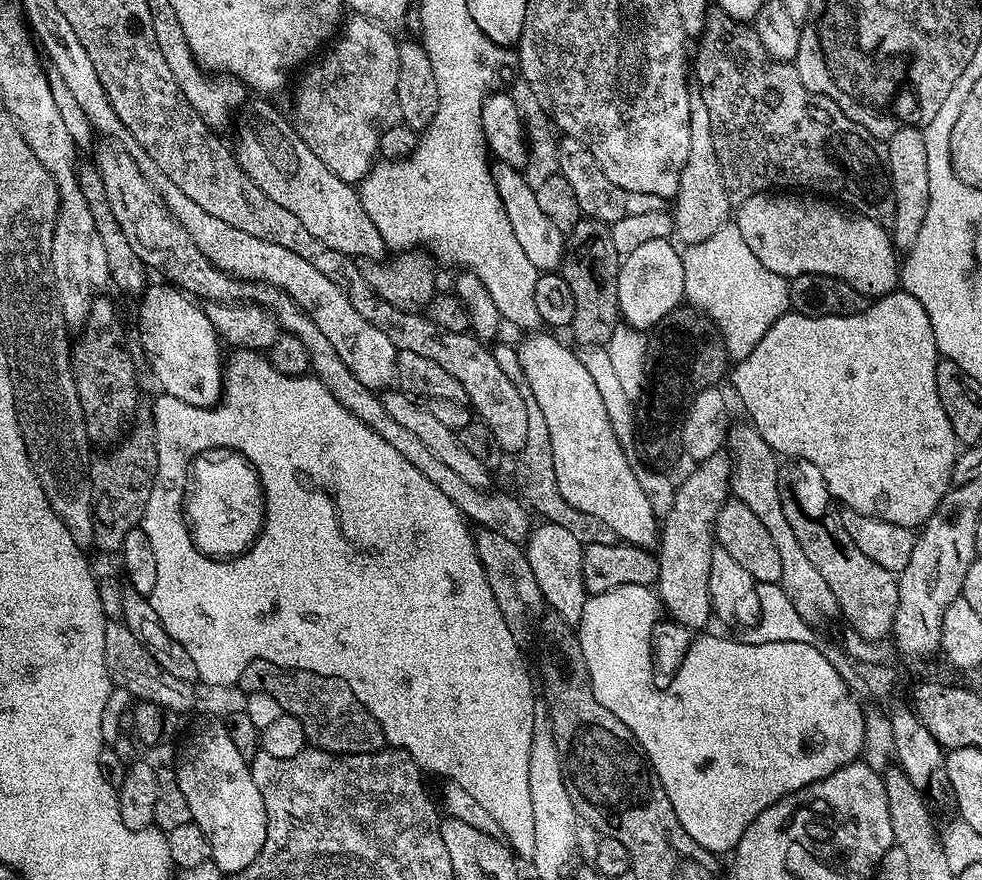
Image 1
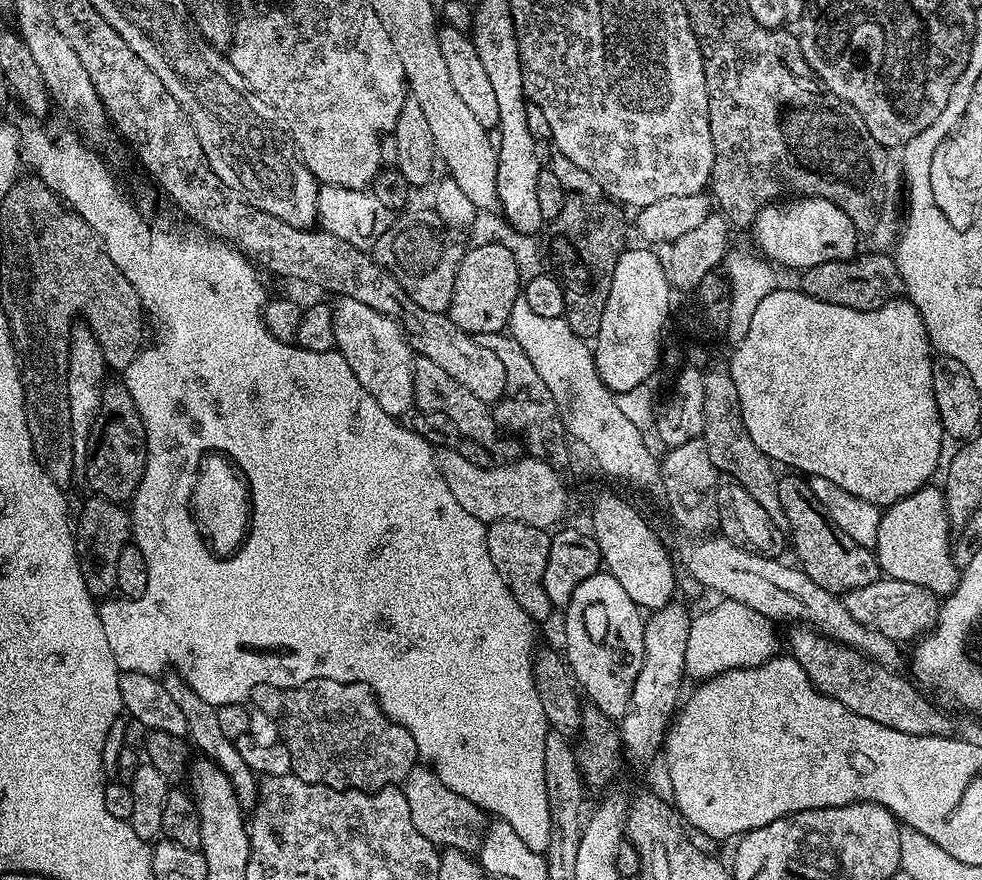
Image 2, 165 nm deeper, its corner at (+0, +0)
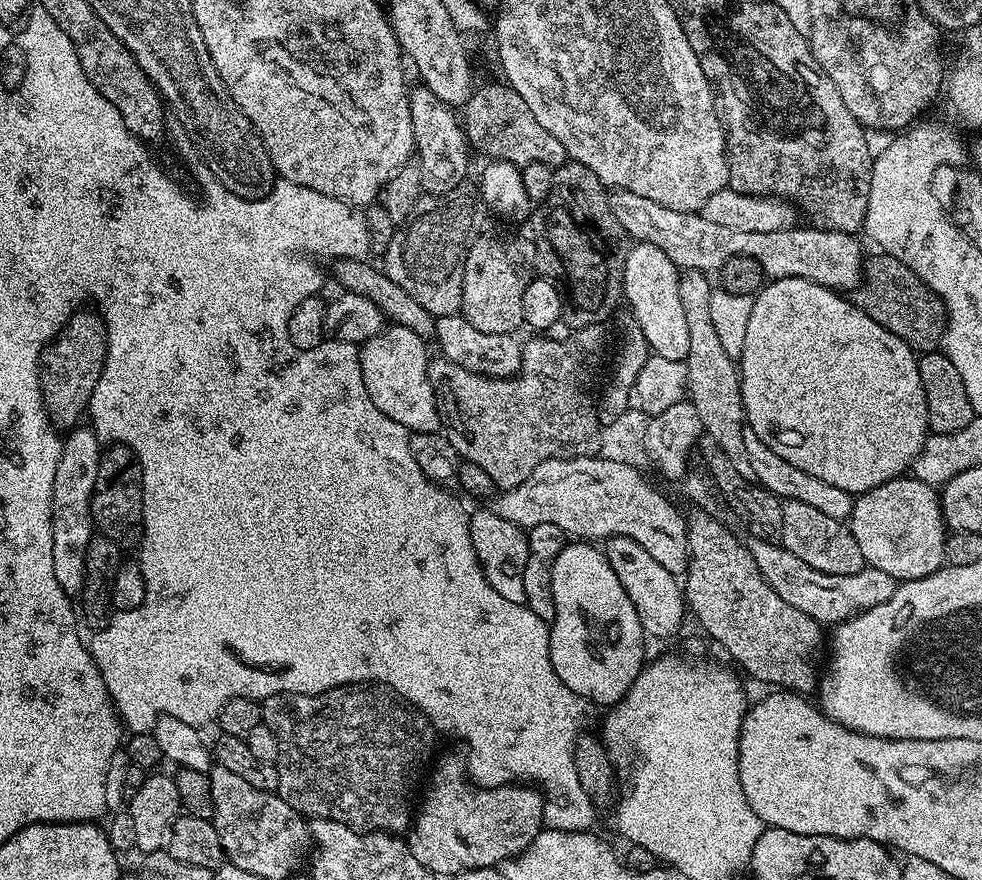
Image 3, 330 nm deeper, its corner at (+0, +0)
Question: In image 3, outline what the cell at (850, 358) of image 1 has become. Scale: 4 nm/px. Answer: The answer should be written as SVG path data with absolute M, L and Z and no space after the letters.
M798 278L772 280L765 283L754 296L750 323L746 325L746 342L742 346L742 354L738 361L740 393L747 427L752 428L762 443L770 446L774 454L778 454L778 458L790 462L790 466L798 466L798 470L806 470L806 474L814 474L814 478L822 478L822 482L830 482L830 486L838 486L838 490L861 494L870 491L872 487L880 487L896 477L903 477L916 461L917 454L930 435L930 429L926 394L922 390L922 378L918 374L920 362L917 353L913 352L902 338L878 326L878 322L871 320L855 304L845 297L844 301L840 296L843 295L837 294L831 288L823 288L814 282L806 282Z

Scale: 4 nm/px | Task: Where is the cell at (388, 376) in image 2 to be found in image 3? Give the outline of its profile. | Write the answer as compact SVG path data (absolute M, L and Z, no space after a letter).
M399 326L385 327L374 338L370 338L360 348L360 365L362 366L362 384L366 386L368 400L386 418L398 422L409 433L435 432L441 427L440 412L436 409L434 390L428 377L428 361L430 352L424 349L425 337L414 334L414 330L406 330Z

